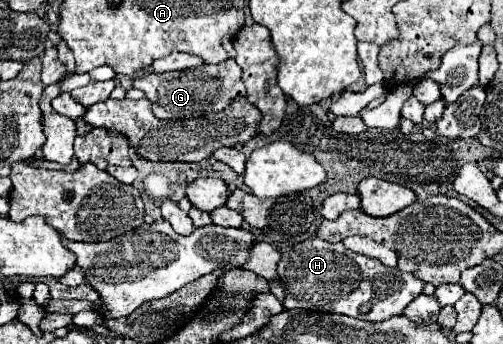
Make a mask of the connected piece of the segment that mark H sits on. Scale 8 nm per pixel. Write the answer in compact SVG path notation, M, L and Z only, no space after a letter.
M312 236L282 254L278 278L286 292L286 308L336 312L368 322L382 322L402 314L424 288L424 282L408 272L388 268L376 258L348 250L342 242L332 244L318 236Z

